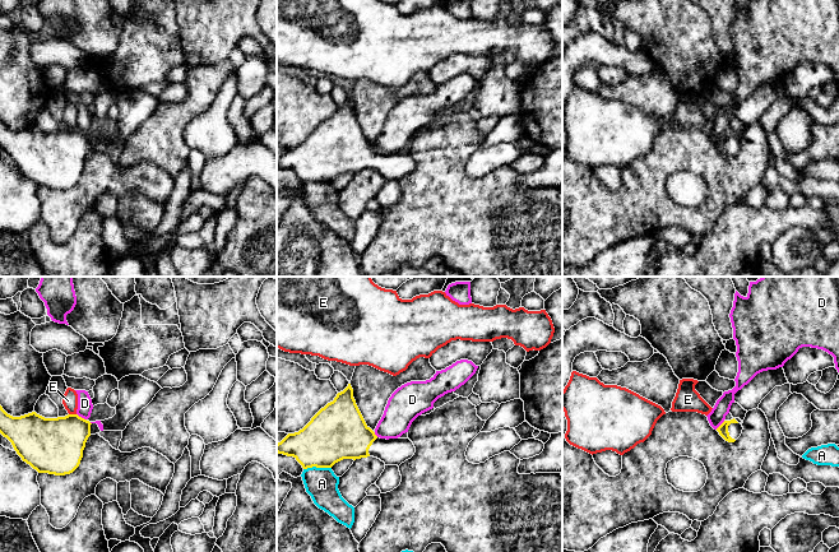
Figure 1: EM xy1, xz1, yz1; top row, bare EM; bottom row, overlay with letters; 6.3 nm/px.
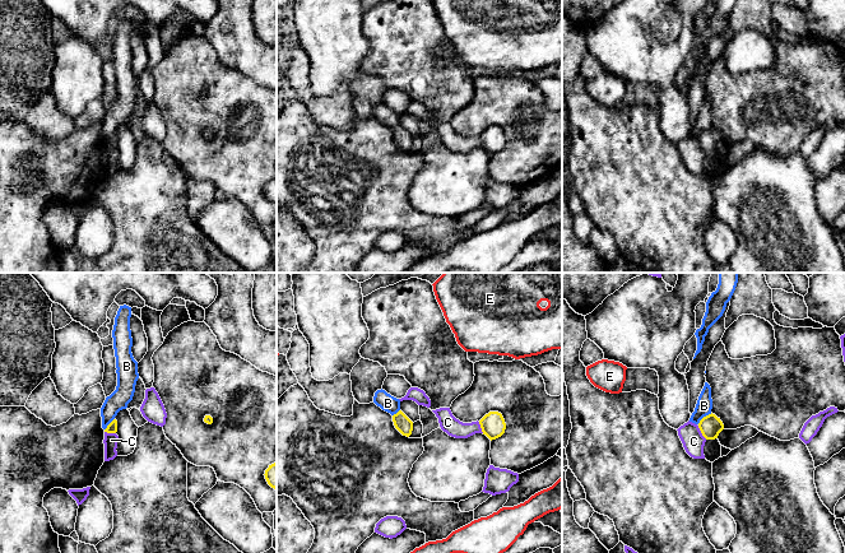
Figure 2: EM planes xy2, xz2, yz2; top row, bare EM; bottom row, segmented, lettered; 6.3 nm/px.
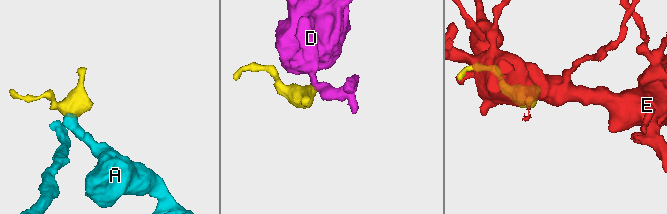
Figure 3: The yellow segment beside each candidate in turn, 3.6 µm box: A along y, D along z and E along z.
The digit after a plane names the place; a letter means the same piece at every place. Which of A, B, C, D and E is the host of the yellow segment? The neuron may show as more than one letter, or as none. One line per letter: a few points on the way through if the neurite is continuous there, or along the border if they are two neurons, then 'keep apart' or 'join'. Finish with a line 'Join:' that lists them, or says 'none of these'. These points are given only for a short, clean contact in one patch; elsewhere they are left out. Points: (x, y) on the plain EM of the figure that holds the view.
A: border xz1 (330, 181), (307, 181), (304, 184); keep apart
B: border yz2 (711, 128), (706, 129), (697, 138); keep apart
C: keep apart
D: border xy1 (77, 128), (86, 134); keep apart
E: keep apart
Join: none of these

